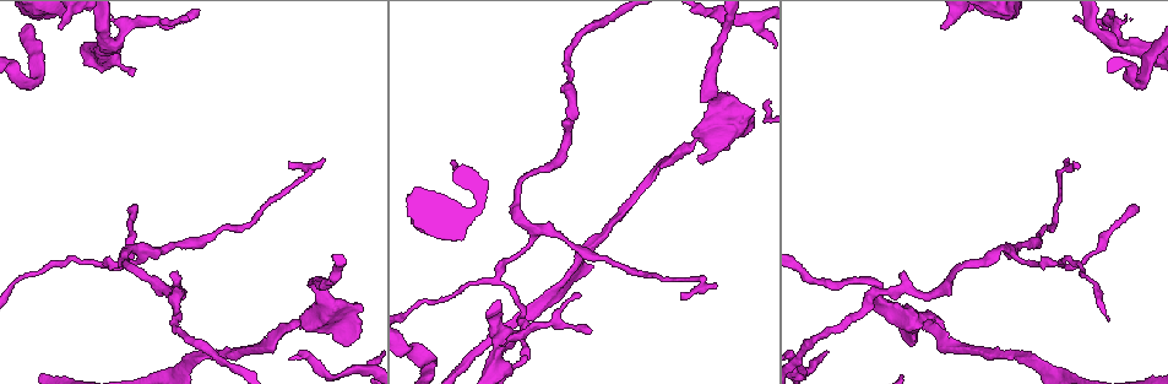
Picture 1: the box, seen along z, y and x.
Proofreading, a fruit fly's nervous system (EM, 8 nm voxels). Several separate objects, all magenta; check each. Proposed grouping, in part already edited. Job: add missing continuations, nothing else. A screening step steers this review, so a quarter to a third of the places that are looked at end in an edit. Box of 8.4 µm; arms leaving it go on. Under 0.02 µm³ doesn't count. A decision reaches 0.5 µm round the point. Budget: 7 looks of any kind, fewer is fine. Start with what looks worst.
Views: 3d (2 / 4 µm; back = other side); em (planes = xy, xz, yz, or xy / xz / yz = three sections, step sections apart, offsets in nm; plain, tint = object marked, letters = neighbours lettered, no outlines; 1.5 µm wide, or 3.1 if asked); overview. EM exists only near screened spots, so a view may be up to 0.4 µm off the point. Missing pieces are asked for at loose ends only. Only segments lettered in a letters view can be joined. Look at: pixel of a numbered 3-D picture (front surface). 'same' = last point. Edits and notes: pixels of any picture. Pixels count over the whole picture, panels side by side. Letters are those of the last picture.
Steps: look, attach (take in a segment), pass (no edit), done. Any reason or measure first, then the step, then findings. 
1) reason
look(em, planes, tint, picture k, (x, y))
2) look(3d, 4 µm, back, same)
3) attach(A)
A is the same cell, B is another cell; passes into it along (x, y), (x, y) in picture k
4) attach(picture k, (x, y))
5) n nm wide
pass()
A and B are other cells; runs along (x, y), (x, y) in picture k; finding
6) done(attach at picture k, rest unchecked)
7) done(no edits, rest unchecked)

free end
look(3d, 2 µm, picture 1, (942, 26))

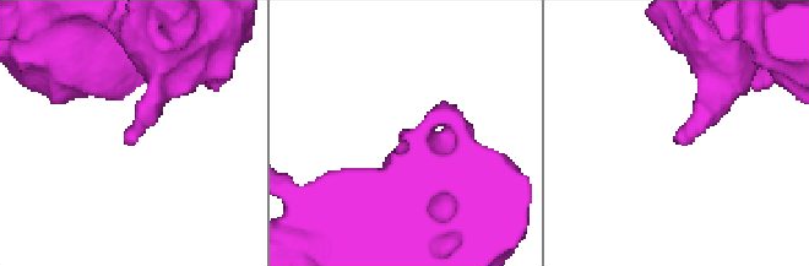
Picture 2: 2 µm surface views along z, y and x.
look(em, planes, tint, picture 2, (398, 136))

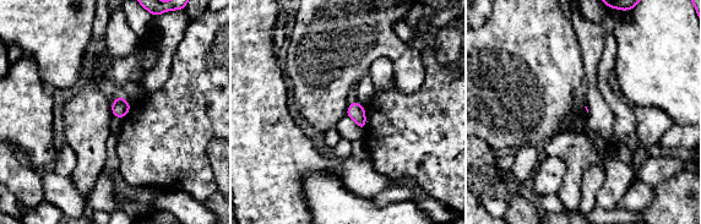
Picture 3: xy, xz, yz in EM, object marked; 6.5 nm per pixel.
look(em, planes, letters, same)

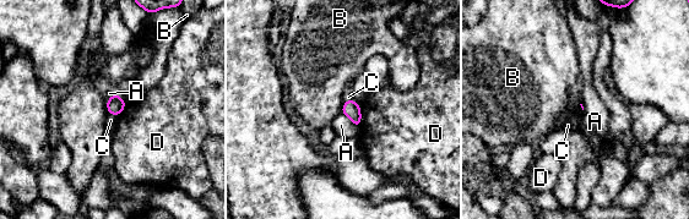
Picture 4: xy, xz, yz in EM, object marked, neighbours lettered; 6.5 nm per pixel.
D touches over 180 nm
pass()
A, B, C and D are other cells; no lettered segment goes on from it

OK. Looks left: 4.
long arm stops here
look(em, planes, plain, picture 1, (680, 299))

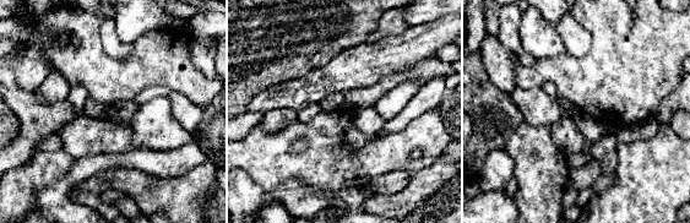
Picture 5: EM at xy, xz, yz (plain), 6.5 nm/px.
see the neighbours
look(em, planes, letters, same)

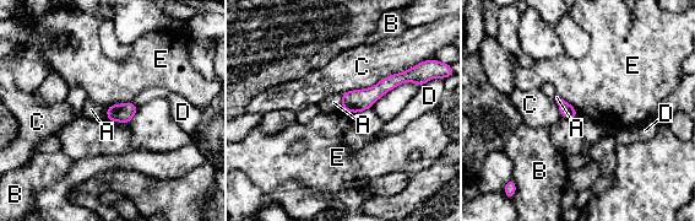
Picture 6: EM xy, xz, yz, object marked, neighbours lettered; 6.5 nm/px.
pass()
A, B, C, D and E are other cells; no lettered segment goes on from it

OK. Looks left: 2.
done(no edits, rest unchecked)

